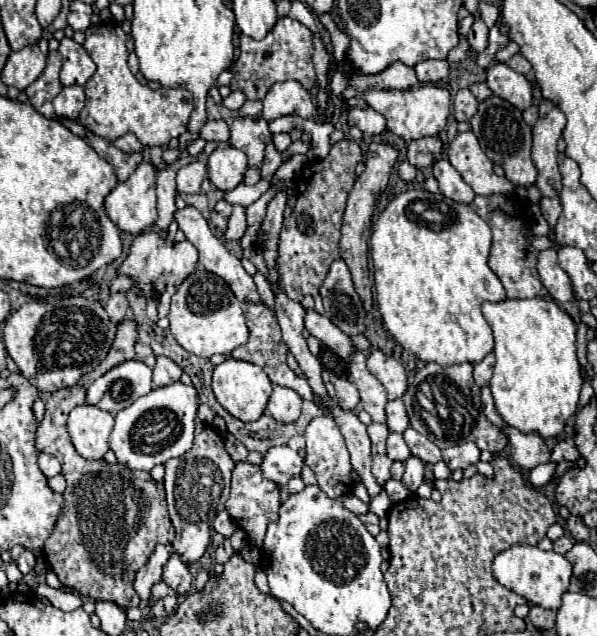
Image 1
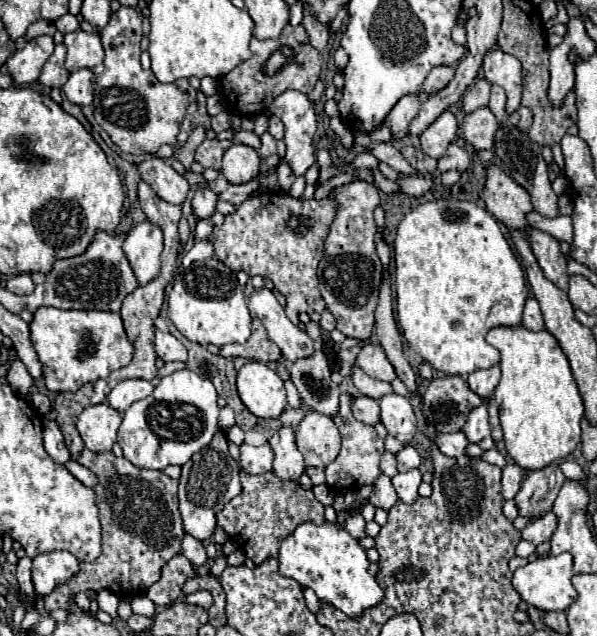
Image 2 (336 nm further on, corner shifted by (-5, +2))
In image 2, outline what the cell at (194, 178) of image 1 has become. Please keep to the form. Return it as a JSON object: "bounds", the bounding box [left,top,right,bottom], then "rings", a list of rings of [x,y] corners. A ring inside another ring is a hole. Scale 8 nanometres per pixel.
{"bounds":[191,187,217,219],"rings":[[[211,187],[197,189],[191,201],[193,215],[197,219],[209,219],[215,213],[215,203],[217,203],[217,195],[211,191]]]}

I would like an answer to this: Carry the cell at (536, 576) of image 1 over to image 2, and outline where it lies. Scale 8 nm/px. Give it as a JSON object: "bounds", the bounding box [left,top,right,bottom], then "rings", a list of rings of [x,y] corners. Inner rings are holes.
{"bounds":[513,553,577,611],"rings":[[[561,553],[557,557],[545,557],[545,559],[535,559],[529,561],[525,567],[519,567],[513,573],[513,587],[517,589],[517,593],[521,595],[523,601],[527,601],[529,605],[541,609],[541,611],[565,611],[575,599],[577,599],[577,591],[571,583],[573,577],[573,559],[569,553]]]}

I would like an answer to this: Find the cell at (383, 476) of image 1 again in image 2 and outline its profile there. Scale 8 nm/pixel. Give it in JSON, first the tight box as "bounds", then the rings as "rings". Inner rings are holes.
{"bounds":[369,475,397,511],"rings":[[[381,475],[375,481],[375,489],[373,489],[369,501],[371,501],[371,505],[375,505],[379,509],[385,509],[385,511],[389,511],[397,503],[395,487],[393,487],[393,483],[391,483],[391,479],[387,475]]]}

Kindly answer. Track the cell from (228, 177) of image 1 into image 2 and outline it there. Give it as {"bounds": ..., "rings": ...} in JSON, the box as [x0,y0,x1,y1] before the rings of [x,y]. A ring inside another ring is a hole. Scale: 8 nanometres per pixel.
{"bounds":[221,143,261,183],"rings":[[[233,143],[223,155],[221,173],[229,183],[247,183],[261,173],[261,159],[253,147]]]}

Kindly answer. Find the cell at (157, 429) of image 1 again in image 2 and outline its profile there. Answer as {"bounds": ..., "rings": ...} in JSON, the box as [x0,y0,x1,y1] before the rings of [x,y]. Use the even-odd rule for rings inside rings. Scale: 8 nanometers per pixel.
{"bounds":[117,369,219,471],"rings":[[[183,369],[163,377],[149,397],[133,403],[123,413],[117,441],[125,459],[135,467],[163,471],[167,465],[185,465],[193,453],[203,449],[219,429],[217,417],[219,405],[213,383]]]}

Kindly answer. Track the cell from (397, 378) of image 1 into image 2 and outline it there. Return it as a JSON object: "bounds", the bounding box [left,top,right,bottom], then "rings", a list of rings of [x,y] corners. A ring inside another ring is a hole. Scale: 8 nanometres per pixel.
{"bounds":[357,343,395,381],"rings":[[[365,343],[357,355],[357,367],[361,367],[369,377],[373,379],[381,379],[381,381],[393,381],[395,369],[389,363],[385,351],[381,345],[373,345],[373,343]]]}

